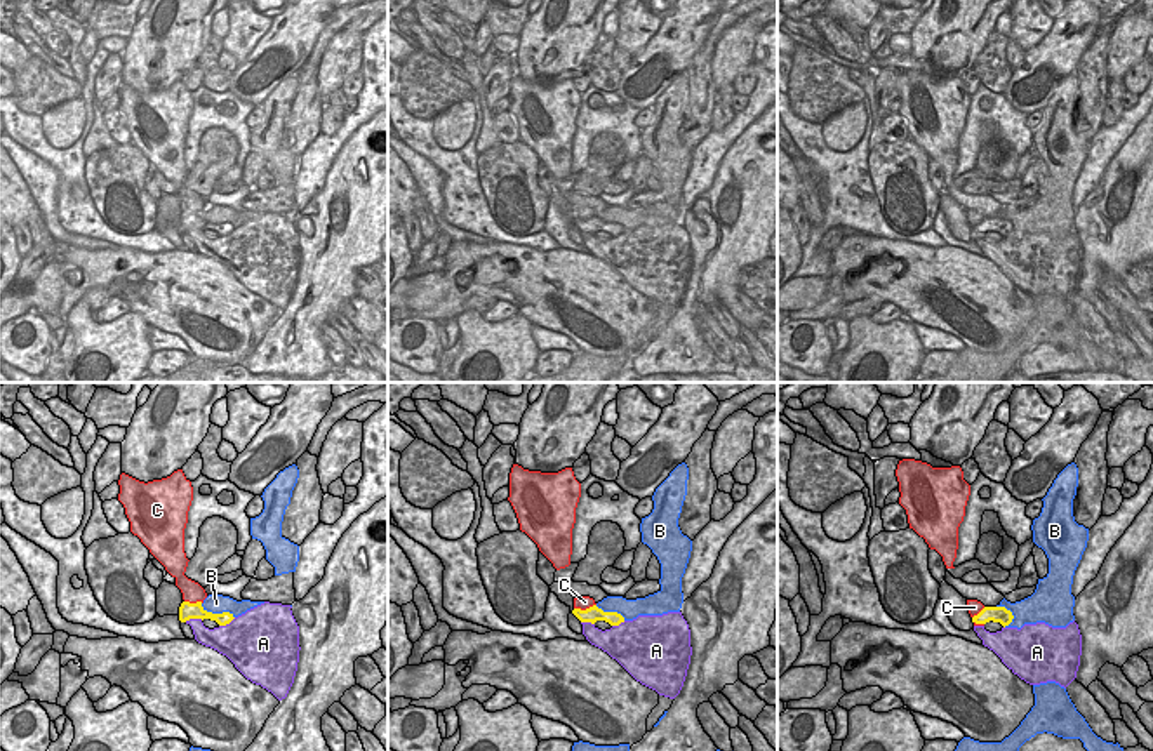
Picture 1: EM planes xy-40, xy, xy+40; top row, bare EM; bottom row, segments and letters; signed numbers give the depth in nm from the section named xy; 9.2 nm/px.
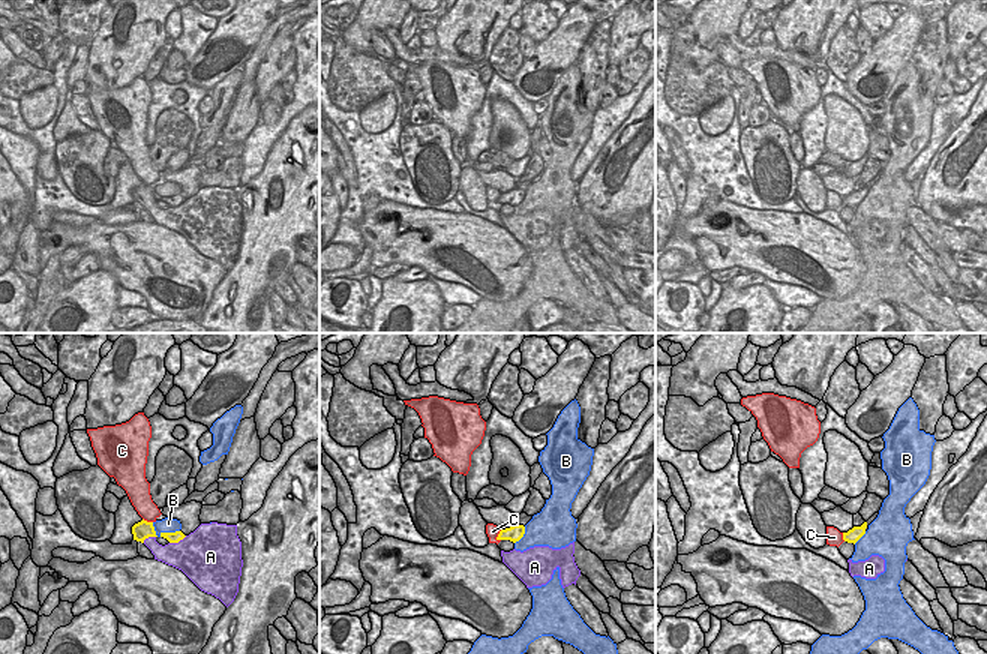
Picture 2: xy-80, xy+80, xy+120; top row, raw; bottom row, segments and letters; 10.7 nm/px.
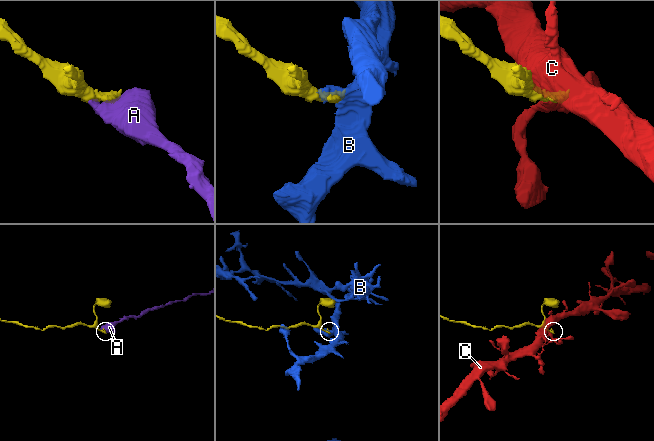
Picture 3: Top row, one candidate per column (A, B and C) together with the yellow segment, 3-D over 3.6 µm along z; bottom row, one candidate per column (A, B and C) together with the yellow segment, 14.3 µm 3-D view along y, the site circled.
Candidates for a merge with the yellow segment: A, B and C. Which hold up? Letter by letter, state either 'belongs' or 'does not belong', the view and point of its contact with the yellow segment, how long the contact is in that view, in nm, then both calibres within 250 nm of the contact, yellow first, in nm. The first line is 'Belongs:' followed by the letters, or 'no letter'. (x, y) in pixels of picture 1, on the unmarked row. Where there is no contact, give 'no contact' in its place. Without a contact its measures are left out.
Belongs: A
A: belongs; meets yellow in xy-40 at (193, 228); contact 180 nm long; 160 nm thick on the yellow side, 160 nm on the other
B: does not belong; meets yellow in xy-40 at (218, 225); contact 340 nm long; 160 nm thick on the yellow side, 190 nm on the other
C: does not belong; meets yellow in xy at (586, 219); contact 220 nm long; 140 nm thick on the yellow side, 130 nm on the other

